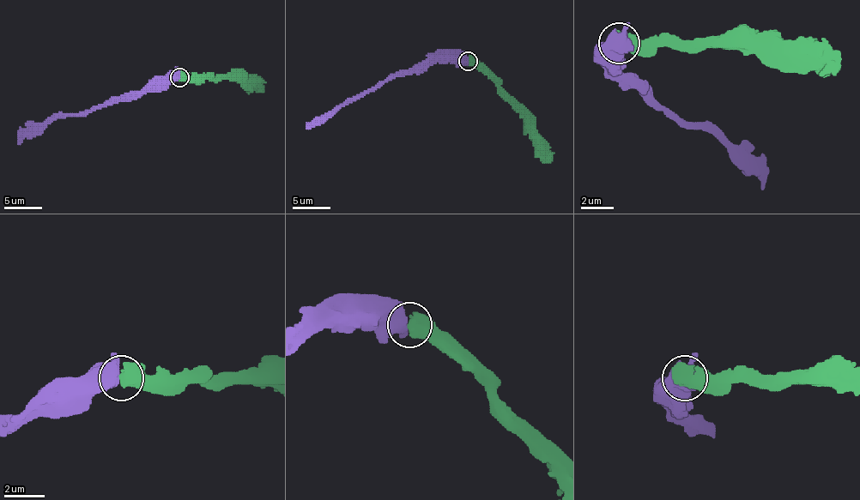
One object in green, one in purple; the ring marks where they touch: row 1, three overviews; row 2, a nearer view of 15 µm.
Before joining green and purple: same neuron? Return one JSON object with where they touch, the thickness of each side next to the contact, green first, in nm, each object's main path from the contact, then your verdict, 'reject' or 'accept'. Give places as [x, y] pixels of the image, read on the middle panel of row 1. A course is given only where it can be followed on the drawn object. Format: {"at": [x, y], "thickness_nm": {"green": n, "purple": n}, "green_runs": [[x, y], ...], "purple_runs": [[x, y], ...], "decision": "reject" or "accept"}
{"at": [468, 61], "thickness_nm": {"green": 600, "purple": 550}, "green_runs": [[468, 61], [473, 61], [522, 113], [535, 147], [550, 162]], "purple_runs": [[468, 61], [432, 61], [392, 74], [348, 99], [306, 127]], "decision": "accept"}

